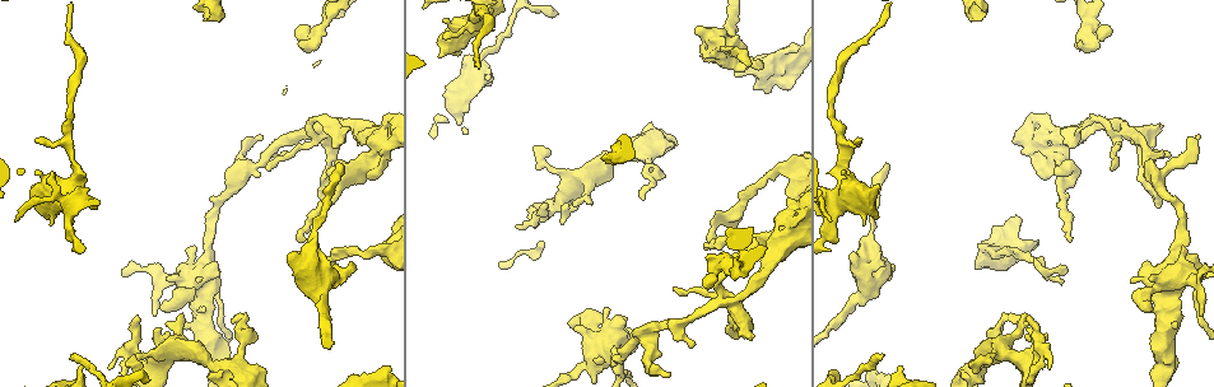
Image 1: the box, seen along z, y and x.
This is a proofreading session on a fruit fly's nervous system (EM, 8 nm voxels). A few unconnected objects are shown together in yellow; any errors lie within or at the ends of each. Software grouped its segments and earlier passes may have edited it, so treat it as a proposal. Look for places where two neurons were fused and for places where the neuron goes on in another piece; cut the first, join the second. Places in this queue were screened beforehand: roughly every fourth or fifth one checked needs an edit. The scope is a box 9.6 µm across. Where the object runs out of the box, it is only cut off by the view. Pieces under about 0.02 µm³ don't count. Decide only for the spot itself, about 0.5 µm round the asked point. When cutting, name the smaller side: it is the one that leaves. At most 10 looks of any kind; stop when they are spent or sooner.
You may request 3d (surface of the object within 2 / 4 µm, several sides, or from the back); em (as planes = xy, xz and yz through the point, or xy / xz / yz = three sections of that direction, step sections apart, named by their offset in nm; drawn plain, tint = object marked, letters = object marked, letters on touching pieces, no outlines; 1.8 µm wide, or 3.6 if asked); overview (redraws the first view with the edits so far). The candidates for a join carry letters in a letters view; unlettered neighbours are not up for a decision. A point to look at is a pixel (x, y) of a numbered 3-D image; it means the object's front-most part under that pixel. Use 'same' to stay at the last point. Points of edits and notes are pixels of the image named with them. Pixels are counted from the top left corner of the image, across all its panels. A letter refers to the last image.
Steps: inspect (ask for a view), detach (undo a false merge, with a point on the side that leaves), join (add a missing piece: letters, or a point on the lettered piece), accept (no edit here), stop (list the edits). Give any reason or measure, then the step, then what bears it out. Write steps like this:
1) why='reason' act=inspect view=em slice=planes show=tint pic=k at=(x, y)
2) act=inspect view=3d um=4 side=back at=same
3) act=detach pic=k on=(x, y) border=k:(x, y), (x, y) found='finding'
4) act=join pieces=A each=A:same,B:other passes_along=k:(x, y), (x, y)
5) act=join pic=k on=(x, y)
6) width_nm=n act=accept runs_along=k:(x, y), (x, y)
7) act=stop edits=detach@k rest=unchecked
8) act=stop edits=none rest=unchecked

why='an open end' act=inspect view=3d um=4 pic=1 at=(488, 80)

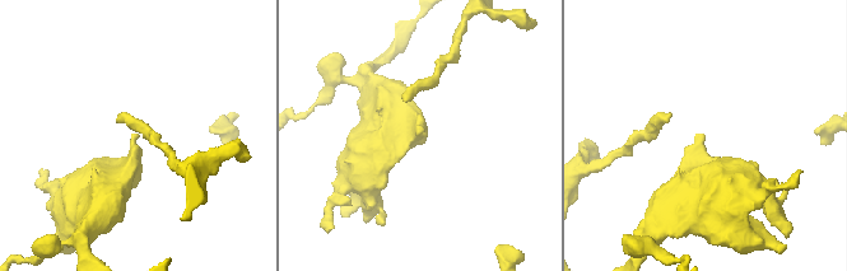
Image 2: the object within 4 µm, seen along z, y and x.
why='shape alone is not enough' act=inspect view=em slice=xy step=8 show=letters pic=2 at=(703, 135)

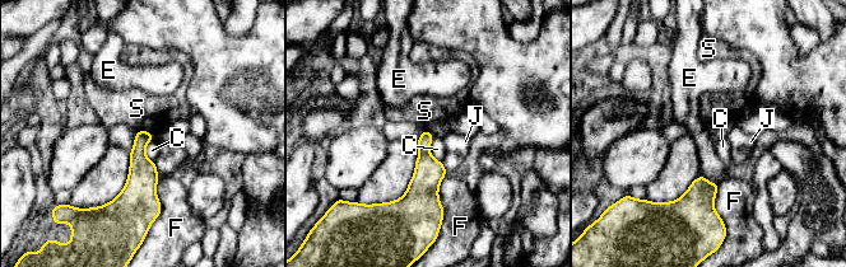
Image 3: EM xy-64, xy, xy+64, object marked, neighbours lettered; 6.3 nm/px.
why='cut it another way' act=inspect view=em slice=planes show=letters at=same

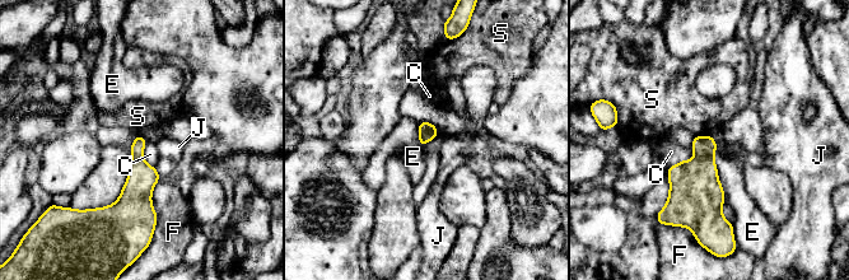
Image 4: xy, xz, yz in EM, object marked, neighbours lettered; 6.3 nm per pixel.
longest_contact=F:320nm act=accept each=C:other,E:other,F:other,J:other,S:other border=4:(693, 148), (690, 159), (668, 168) found='no lettered piece goes on from it'

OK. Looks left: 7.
why='thin end' act=inspect view=3d um=2 pic=1 at=(267, 169)

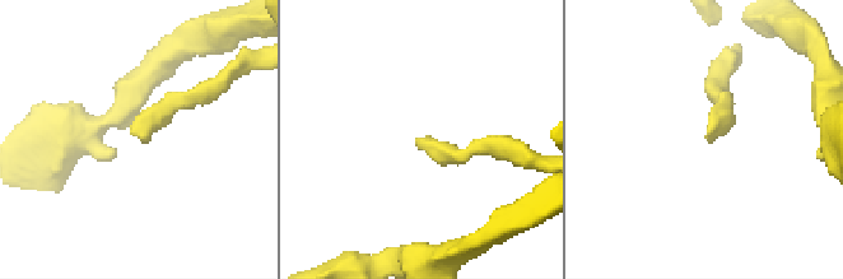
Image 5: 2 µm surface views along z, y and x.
why='shape alone is not enough' act=inspect view=em um=3.6 slice=yz step=16 show=tint pic=5 at=(147, 138)

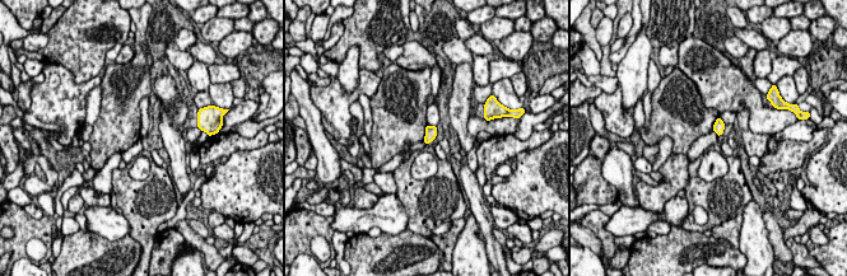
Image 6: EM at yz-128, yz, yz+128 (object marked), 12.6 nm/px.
why='cut it another way' act=inspect view=em um=3.6 slice=planes show=letters at=same

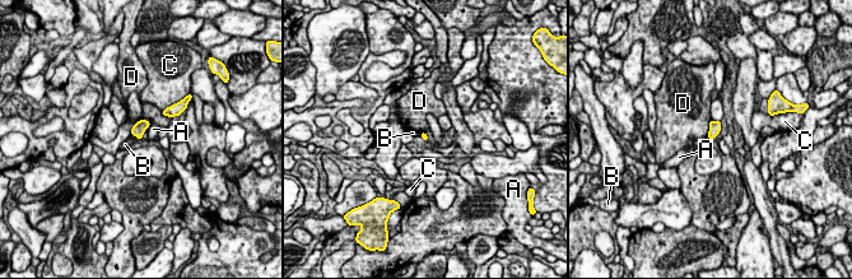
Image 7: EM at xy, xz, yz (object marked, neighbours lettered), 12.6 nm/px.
act=accept each=A:other,B:other,C:other,D:other found='none of them fits'

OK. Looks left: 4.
why='free end' act=inspect view=3d um=2 pic=1 at=(587, 202)

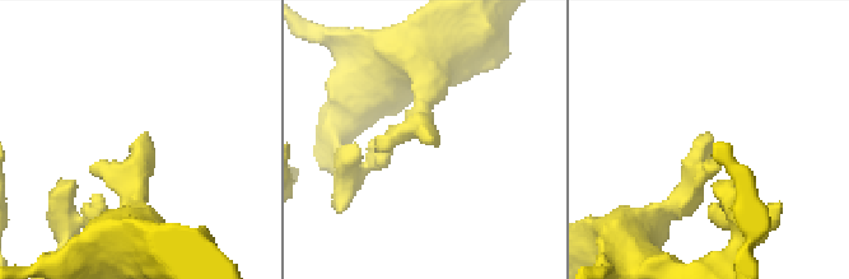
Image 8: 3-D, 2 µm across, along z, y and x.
why='shape alone is not enough' act=inspect view=em slice=planes show=tint pic=8 at=(144, 135)

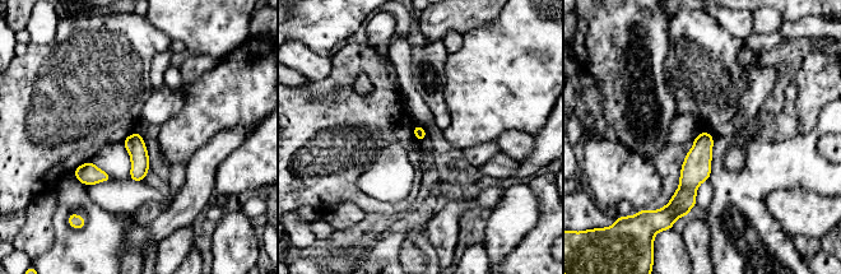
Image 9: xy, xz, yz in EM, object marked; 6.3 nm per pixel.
why='what lies round it' act=inspect view=em slice=planes show=letters at=same

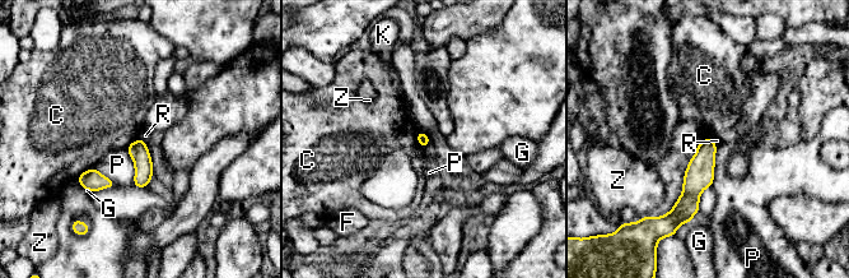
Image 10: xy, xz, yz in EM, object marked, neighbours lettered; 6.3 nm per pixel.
act=accept each=C:other,F:other,G:other,K:other,P:other,R:other,Z:other found='no lettered piece goes on from it'

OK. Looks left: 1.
why='free end' act=inspect view=em slice=planes show=letters pic=1 at=(744, 63)

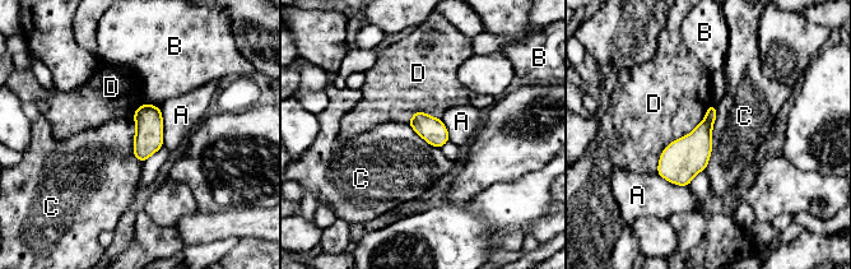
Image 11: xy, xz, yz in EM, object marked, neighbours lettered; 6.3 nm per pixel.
act=accept each=A:other,B:other,C:other,D:other border=11:(715, 105), (712, 149), (703, 170) found='no lettered piece goes on from it'

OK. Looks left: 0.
act=stop edits=none rest=unchecked

